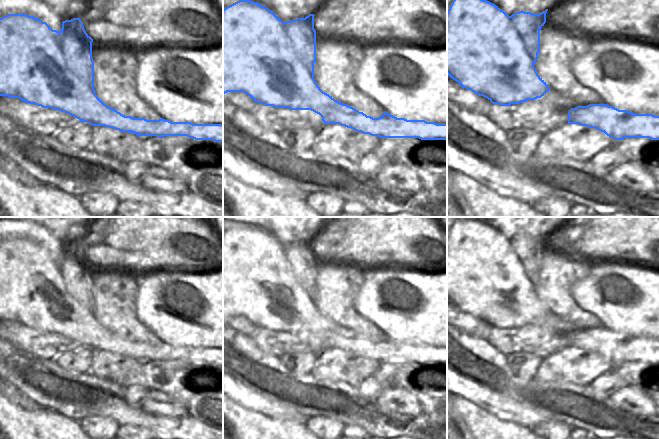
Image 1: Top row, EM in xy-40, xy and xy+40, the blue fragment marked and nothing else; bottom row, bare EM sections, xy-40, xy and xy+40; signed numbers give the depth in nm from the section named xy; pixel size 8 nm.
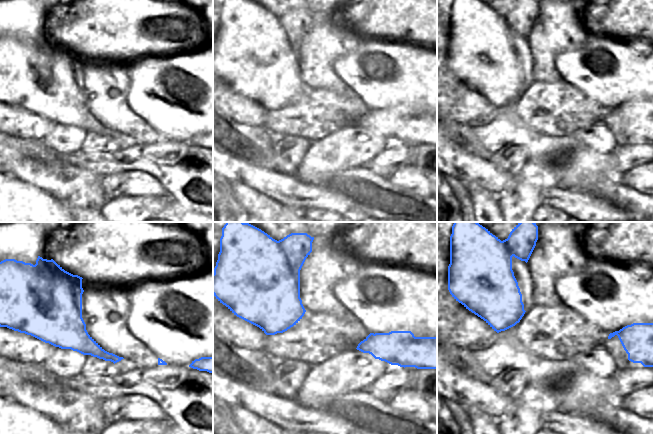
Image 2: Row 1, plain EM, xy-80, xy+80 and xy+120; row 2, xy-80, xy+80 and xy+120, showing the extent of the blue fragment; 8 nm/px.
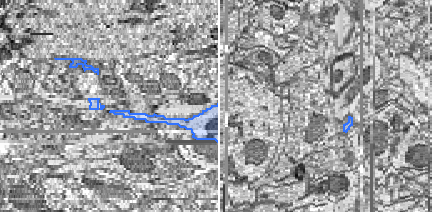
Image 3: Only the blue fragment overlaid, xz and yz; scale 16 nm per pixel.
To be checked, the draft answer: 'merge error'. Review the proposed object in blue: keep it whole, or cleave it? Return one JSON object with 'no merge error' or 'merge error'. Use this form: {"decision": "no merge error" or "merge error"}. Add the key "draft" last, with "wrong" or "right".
{"decision": "merge error", "draft": "right"}

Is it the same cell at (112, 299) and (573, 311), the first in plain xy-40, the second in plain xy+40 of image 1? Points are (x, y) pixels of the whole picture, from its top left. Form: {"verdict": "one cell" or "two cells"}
{"verdict": "one cell"}

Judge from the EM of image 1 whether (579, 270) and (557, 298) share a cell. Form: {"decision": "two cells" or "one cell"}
{"decision": "one cell"}

